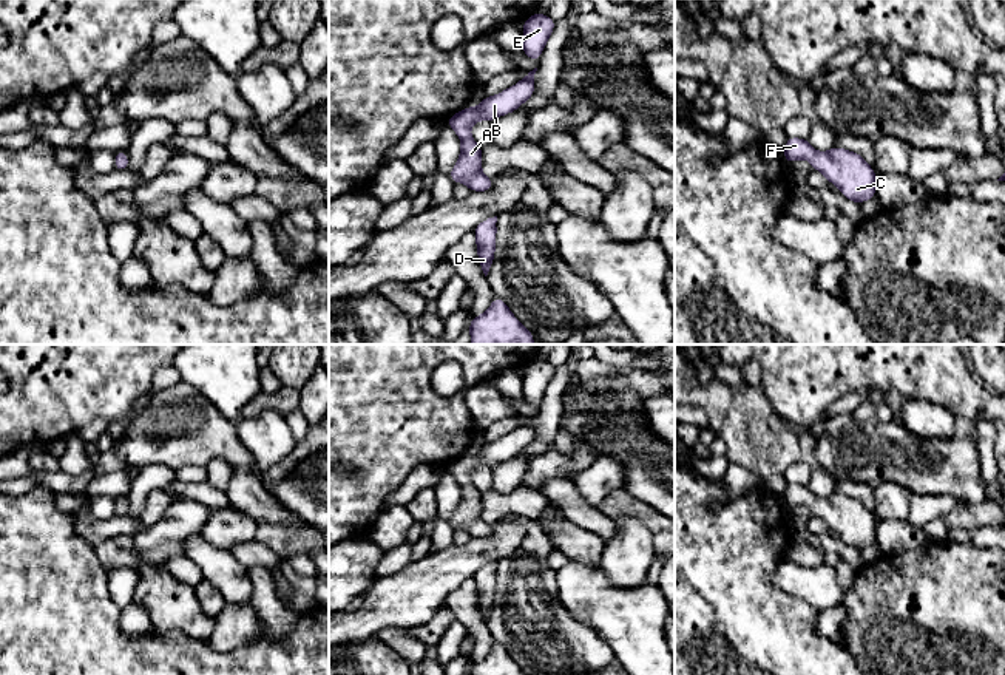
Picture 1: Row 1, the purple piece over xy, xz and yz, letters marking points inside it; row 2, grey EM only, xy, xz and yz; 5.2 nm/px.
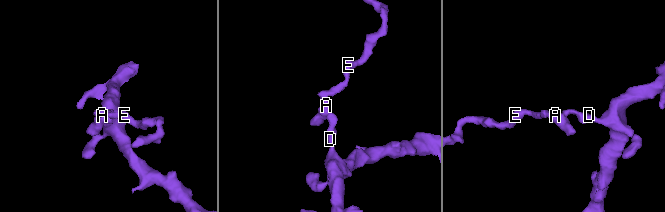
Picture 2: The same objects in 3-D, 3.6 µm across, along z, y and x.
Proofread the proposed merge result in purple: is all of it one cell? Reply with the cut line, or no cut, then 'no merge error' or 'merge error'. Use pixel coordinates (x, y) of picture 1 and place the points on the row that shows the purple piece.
no cut; no merge error

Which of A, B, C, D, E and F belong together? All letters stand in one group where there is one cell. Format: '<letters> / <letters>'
A B C D E F

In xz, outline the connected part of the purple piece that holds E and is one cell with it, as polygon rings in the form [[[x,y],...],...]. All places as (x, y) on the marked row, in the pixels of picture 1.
[[[534,12],[523,22],[523,56],[540,60],[542,51],[556,26],[556,20]]]

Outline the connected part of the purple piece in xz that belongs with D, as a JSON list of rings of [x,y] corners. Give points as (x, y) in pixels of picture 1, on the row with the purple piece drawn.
[[[497,216],[488,218],[482,221],[472,233],[475,235],[475,244],[477,244],[477,256],[479,264],[485,273],[488,275],[492,261],[494,261],[494,252],[496,252],[496,235],[497,235]]]

